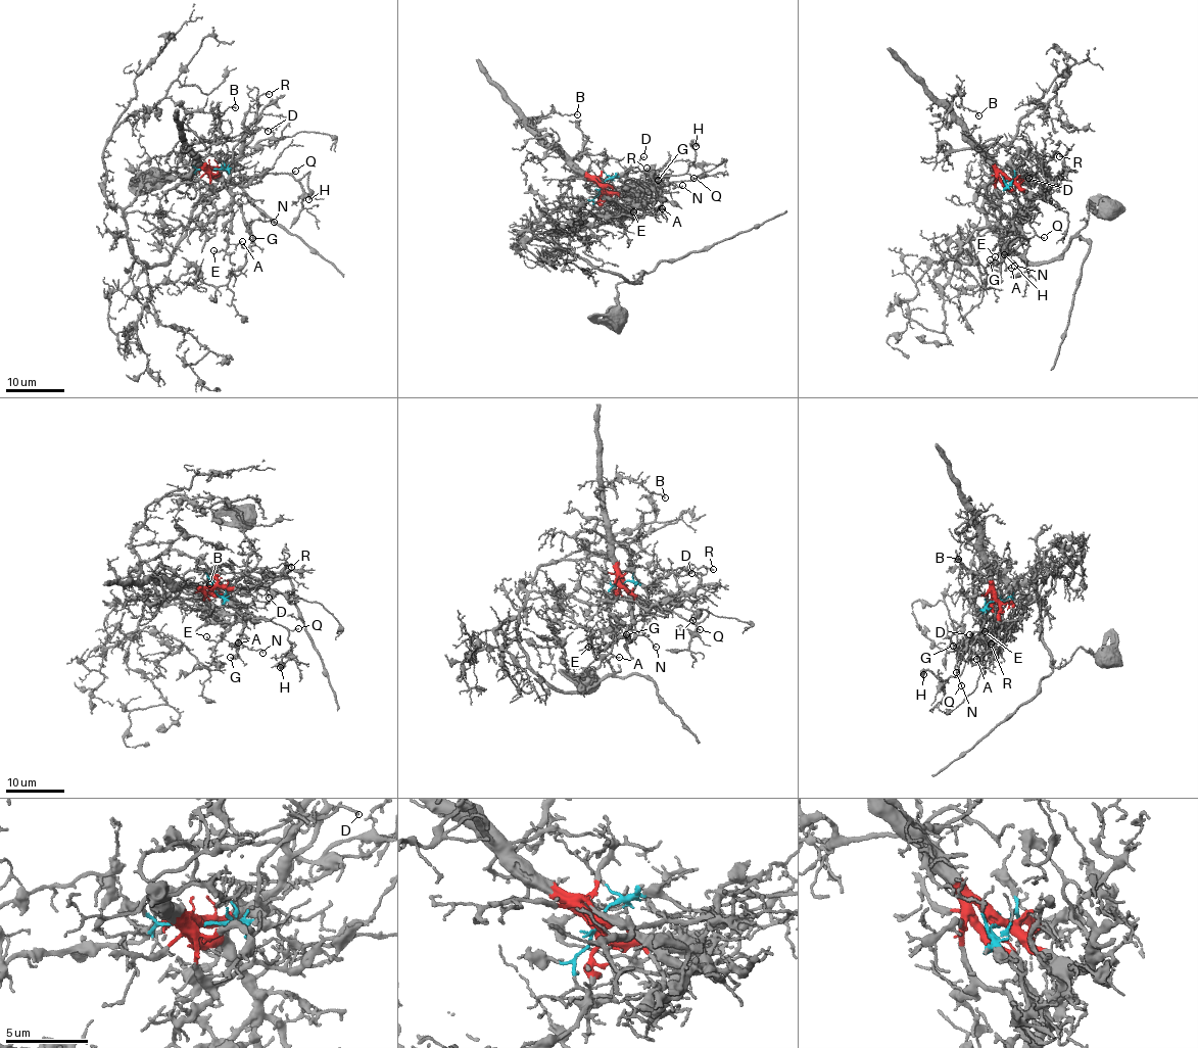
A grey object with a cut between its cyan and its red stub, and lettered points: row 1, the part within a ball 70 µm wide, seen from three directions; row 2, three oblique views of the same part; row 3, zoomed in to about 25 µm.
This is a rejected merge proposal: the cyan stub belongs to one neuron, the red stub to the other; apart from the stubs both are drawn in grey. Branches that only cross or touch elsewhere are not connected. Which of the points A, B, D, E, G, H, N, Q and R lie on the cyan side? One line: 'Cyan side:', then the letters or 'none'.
Cyan side: H, Q

